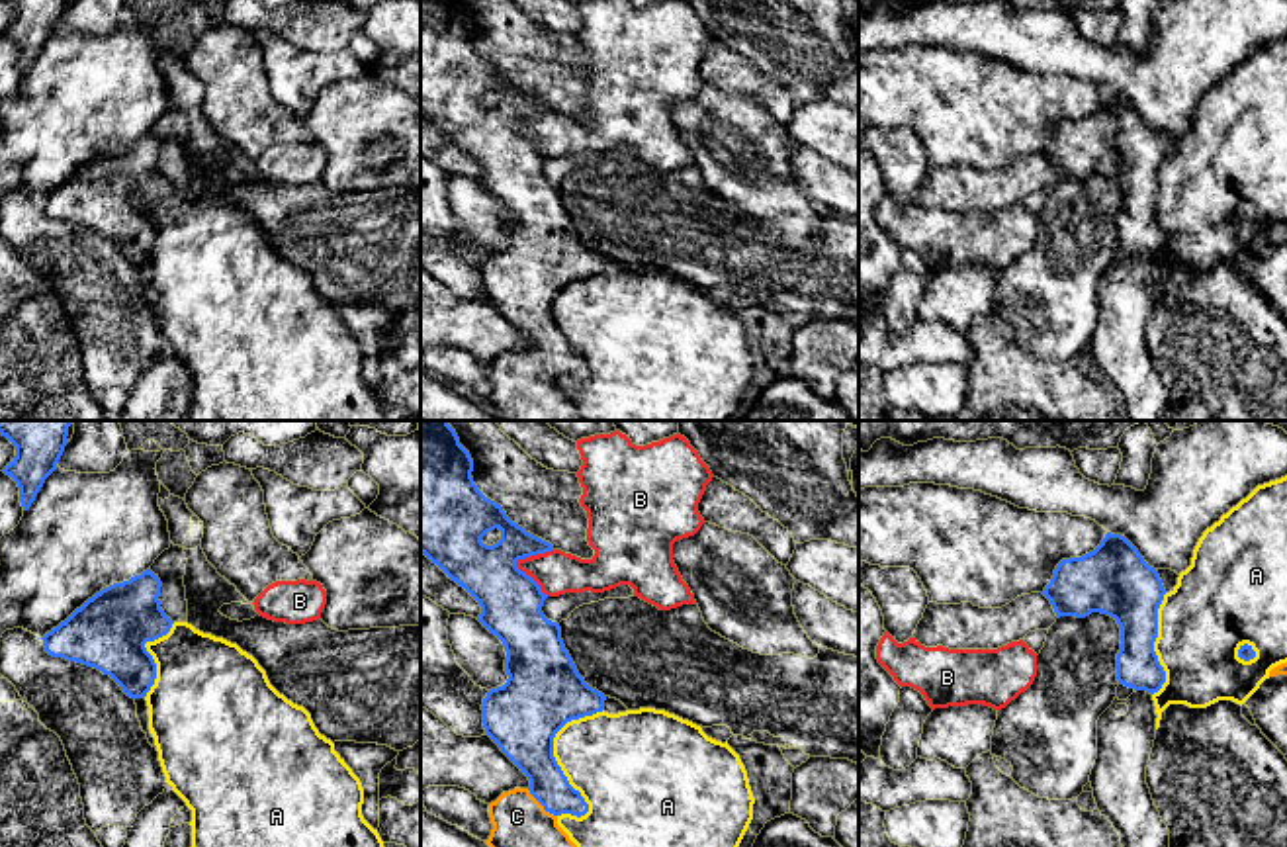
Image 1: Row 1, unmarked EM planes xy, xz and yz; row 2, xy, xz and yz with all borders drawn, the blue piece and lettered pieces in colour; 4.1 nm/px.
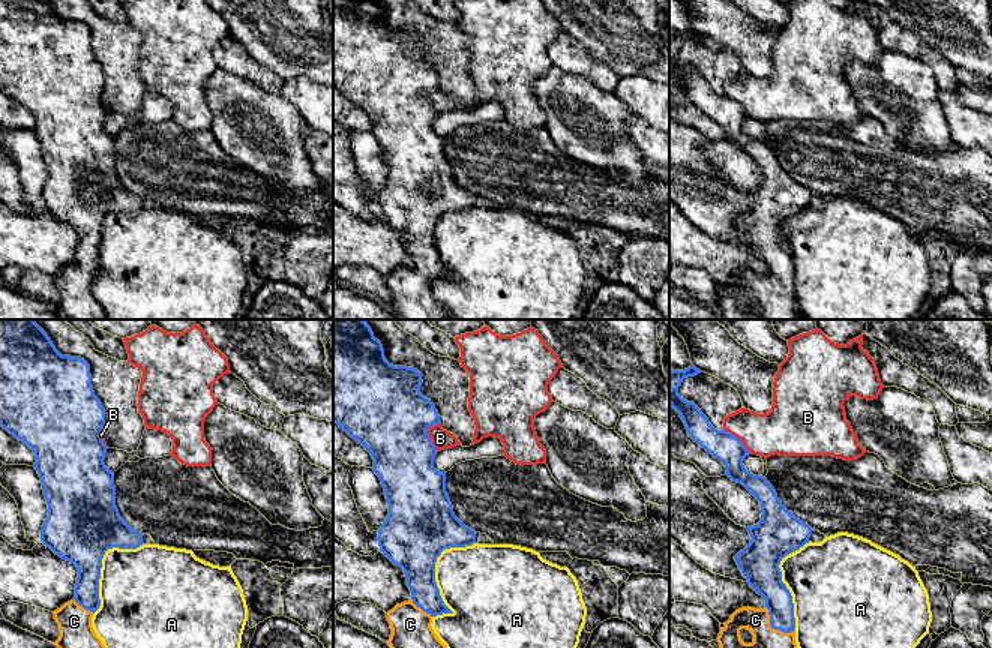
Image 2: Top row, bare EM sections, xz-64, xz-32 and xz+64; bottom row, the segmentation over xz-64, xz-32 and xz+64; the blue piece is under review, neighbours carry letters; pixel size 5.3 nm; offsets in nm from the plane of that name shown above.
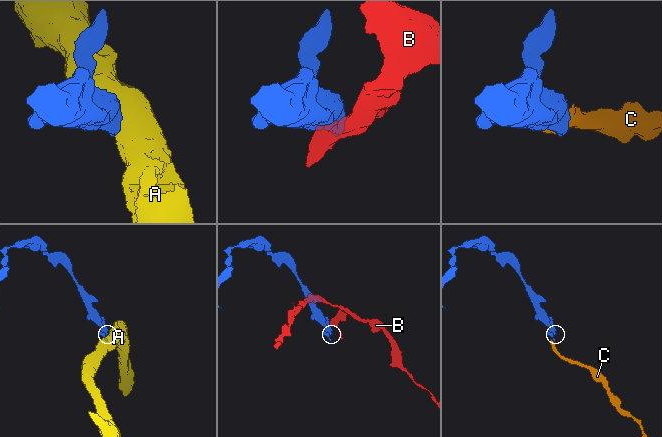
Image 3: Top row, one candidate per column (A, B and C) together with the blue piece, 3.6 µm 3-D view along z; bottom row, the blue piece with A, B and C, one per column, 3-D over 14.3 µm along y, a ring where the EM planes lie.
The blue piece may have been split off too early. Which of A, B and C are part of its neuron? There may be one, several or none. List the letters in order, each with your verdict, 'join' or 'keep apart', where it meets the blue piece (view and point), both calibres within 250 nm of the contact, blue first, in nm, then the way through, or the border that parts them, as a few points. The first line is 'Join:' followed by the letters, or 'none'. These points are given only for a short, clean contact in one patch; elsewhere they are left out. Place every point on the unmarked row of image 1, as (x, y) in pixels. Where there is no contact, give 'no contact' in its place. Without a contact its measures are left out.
Join: C
A: keep apart | xz (556, 325) | 300/400 nm
B: keep apart | xz (531, 139) | 260/180 nm | along xz (519, 120), (517, 128), (548, 157)
C: join | xz (540, 364) | 200/320 nm | across xz (529, 306), (540, 327), (540, 364), (536, 419)

